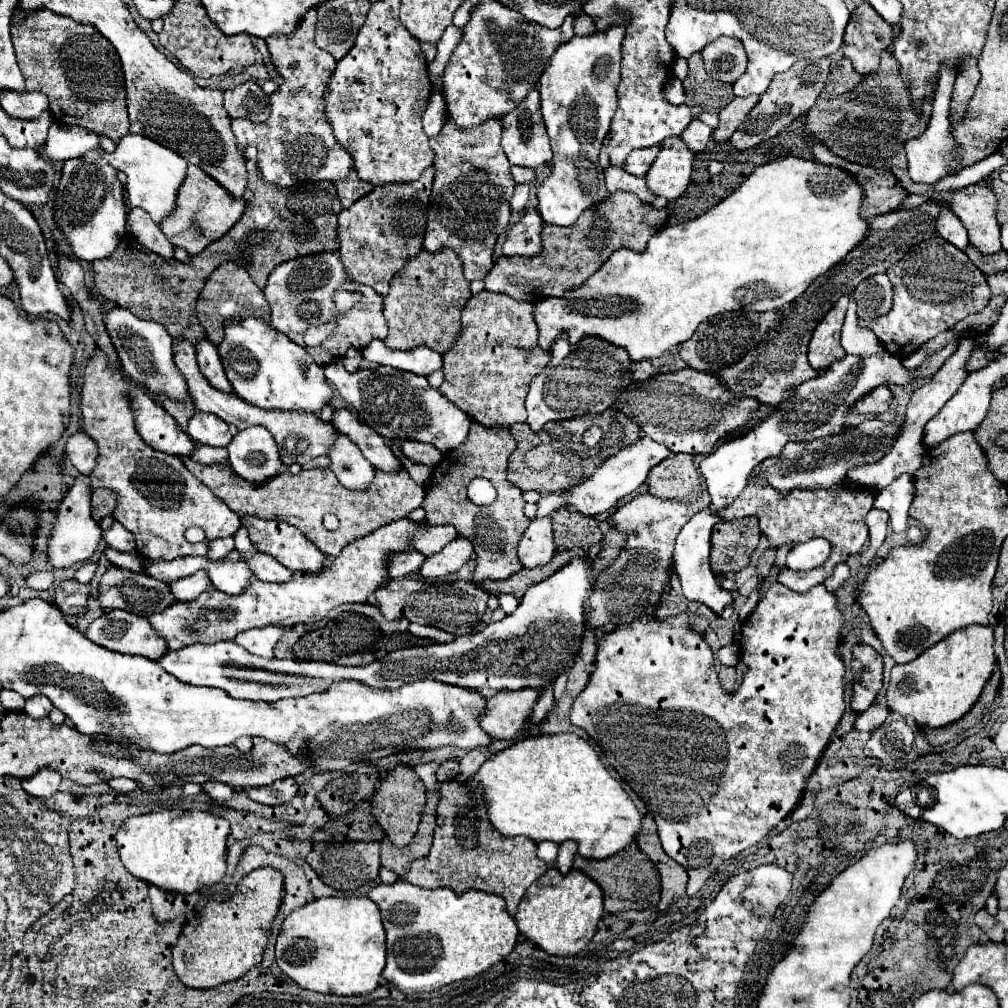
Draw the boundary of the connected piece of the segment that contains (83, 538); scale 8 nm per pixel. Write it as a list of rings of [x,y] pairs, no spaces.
[[[78,476],[74,486],[64,496],[64,500],[58,504],[56,522],[50,530],[50,540],[48,540],[48,548],[46,548],[48,562],[52,568],[70,568],[78,562],[88,560],[100,548],[102,530],[90,516],[90,498],[92,498],[92,490],[86,484],[86,478]]]

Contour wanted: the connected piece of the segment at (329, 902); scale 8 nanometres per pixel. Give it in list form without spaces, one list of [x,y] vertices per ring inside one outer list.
[[[368,896],[316,898],[292,910],[276,938],[276,964],[296,984],[314,992],[338,996],[372,992],[386,964],[380,910]]]

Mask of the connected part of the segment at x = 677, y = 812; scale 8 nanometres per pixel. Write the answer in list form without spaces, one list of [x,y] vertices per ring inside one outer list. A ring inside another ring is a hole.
[[[772,584],[770,590],[758,602],[756,610],[742,622],[742,632],[740,632],[742,656],[740,656],[740,660],[748,666],[748,672],[744,674],[742,686],[736,692],[730,692],[730,694],[734,694],[732,710],[724,710],[724,706],[720,702],[720,698],[728,696],[728,692],[722,688],[722,684],[716,676],[710,646],[704,642],[704,638],[700,634],[696,634],[688,628],[688,614],[680,614],[670,622],[634,620],[630,624],[620,624],[620,628],[616,628],[610,634],[604,634],[598,640],[596,670],[590,676],[588,686],[576,696],[576,700],[572,704],[570,722],[588,732],[588,736],[602,748],[602,754],[606,756],[608,764],[614,766],[616,772],[628,782],[628,786],[642,798],[648,812],[654,816],[664,852],[672,860],[676,860],[680,866],[684,866],[686,872],[688,872],[688,878],[690,878],[688,888],[686,888],[688,896],[694,896],[704,886],[704,882],[718,870],[720,864],[724,864],[732,856],[740,854],[748,846],[760,842],[764,836],[768,836],[768,832],[780,820],[784,820],[798,806],[798,800],[802,798],[806,782],[816,768],[816,760],[822,756],[824,748],[828,746],[828,742],[830,742],[830,738],[832,738],[832,734],[834,734],[834,730],[836,730],[836,726],[838,726],[838,722],[844,714],[844,708],[846,708],[846,702],[844,702],[844,664],[842,664],[842,658],[836,652],[838,642],[840,642],[842,624],[844,624],[844,616],[836,610],[836,598],[822,584],[810,588],[804,594],[790,592],[788,588],[784,588],[780,584]],[[718,710],[724,710],[726,732],[728,732],[728,736],[732,736],[732,740],[728,740],[724,736],[724,730],[718,726]]]

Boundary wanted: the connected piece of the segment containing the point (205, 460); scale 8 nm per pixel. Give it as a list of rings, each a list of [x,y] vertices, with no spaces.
[[[196,444],[196,450],[192,454],[192,460],[200,464],[228,464],[228,452],[226,448],[208,448],[204,444]]]

